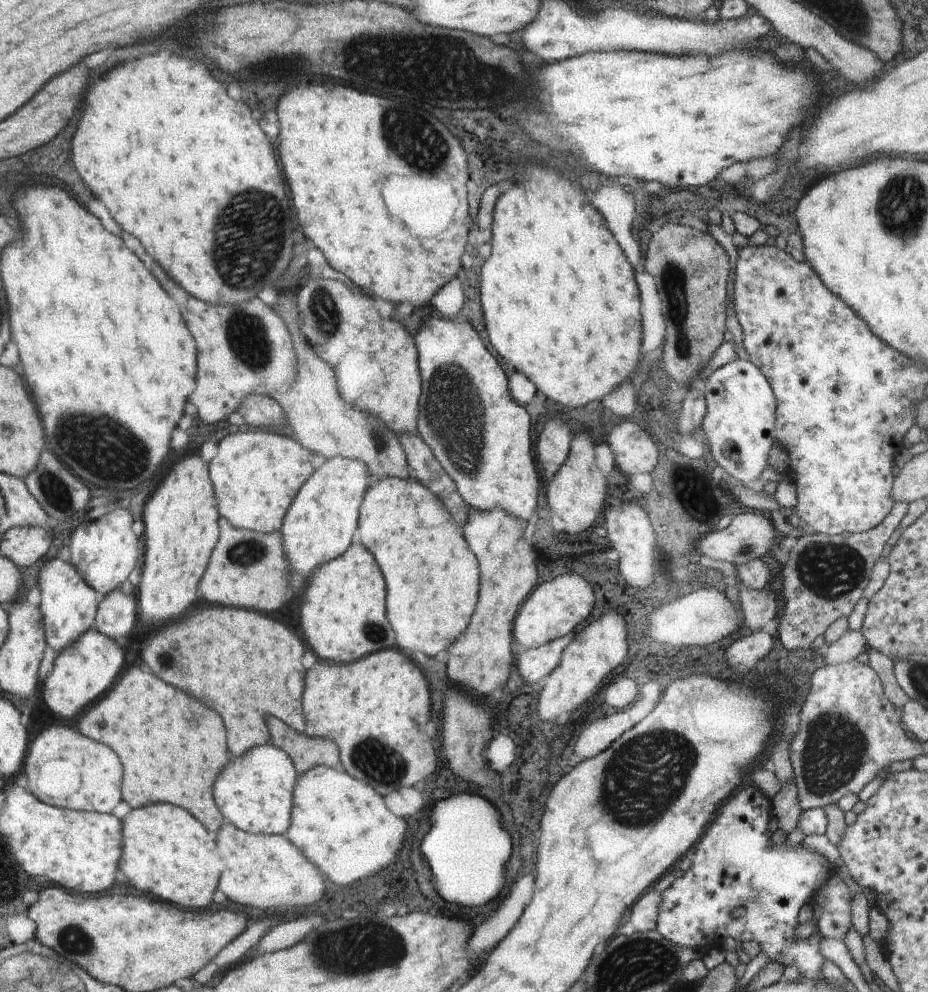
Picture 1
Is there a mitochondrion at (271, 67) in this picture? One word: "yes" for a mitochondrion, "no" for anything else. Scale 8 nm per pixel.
yes

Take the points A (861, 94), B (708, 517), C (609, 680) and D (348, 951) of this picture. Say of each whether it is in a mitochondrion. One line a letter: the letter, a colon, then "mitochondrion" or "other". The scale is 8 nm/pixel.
A: other
B: mitochondrion
C: other
D: mitochondrion

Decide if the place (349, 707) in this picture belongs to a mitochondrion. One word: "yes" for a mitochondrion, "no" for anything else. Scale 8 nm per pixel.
no

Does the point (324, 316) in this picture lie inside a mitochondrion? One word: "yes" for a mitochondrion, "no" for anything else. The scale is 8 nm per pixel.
yes

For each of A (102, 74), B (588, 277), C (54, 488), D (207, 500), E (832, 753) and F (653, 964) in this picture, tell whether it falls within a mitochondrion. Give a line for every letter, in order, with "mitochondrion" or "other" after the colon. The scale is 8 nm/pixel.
A: other
B: other
C: mitochondrion
D: other
E: mitochondrion
F: mitochondrion

